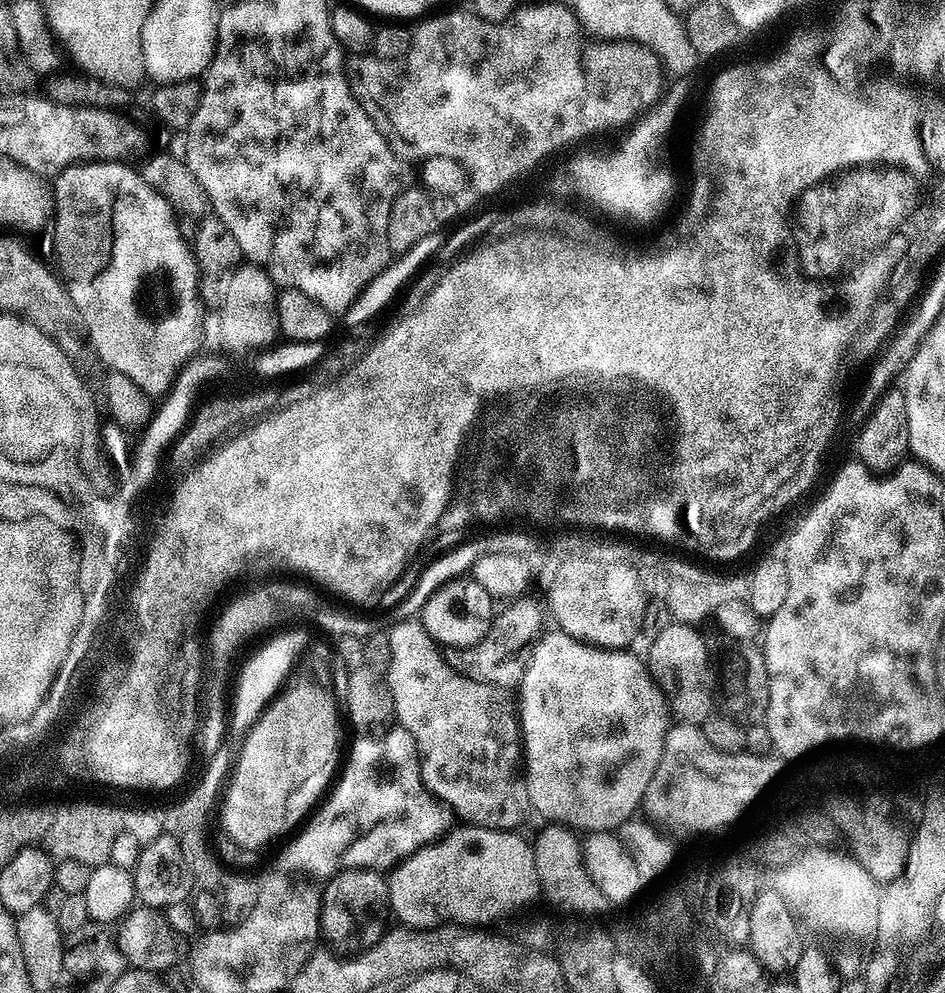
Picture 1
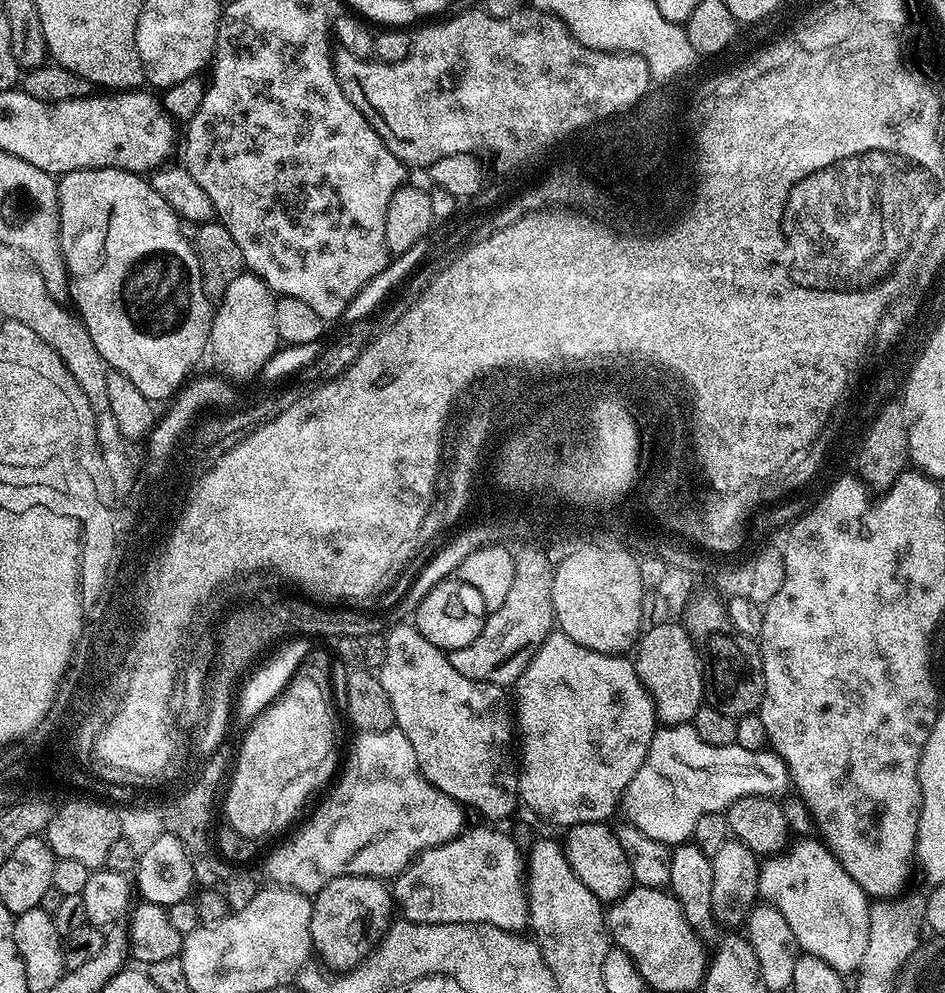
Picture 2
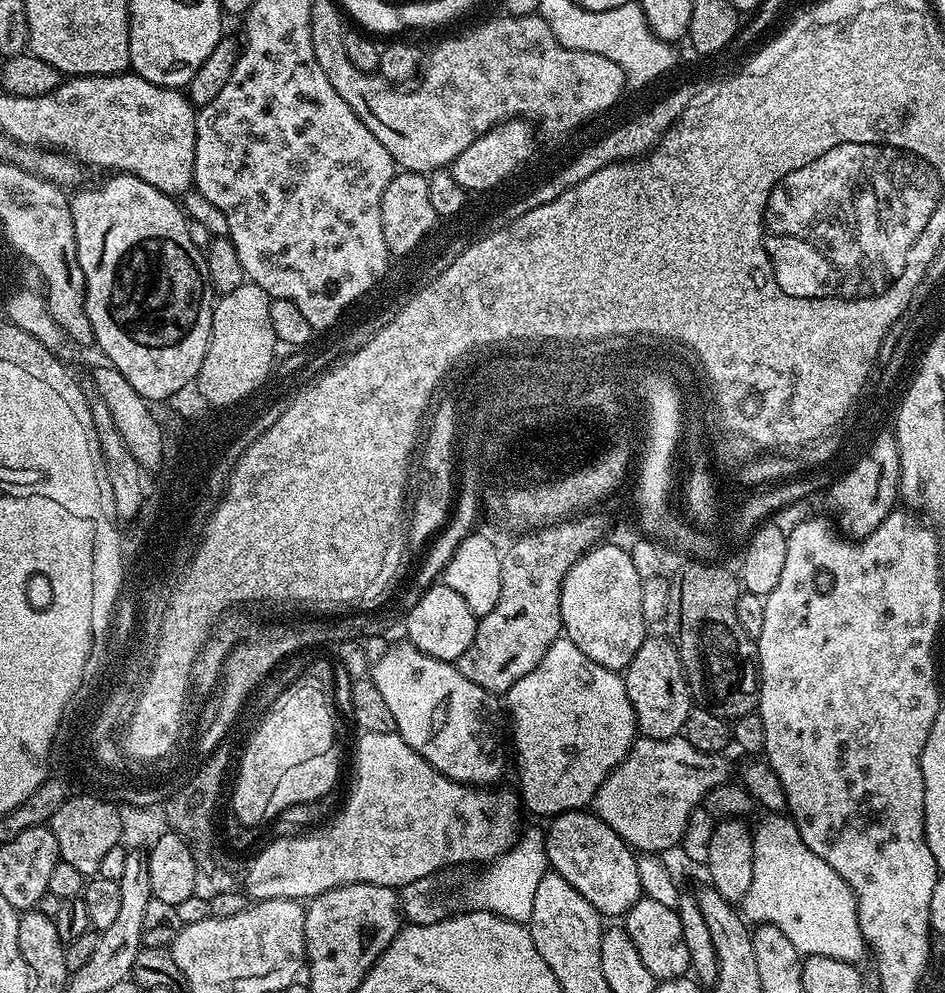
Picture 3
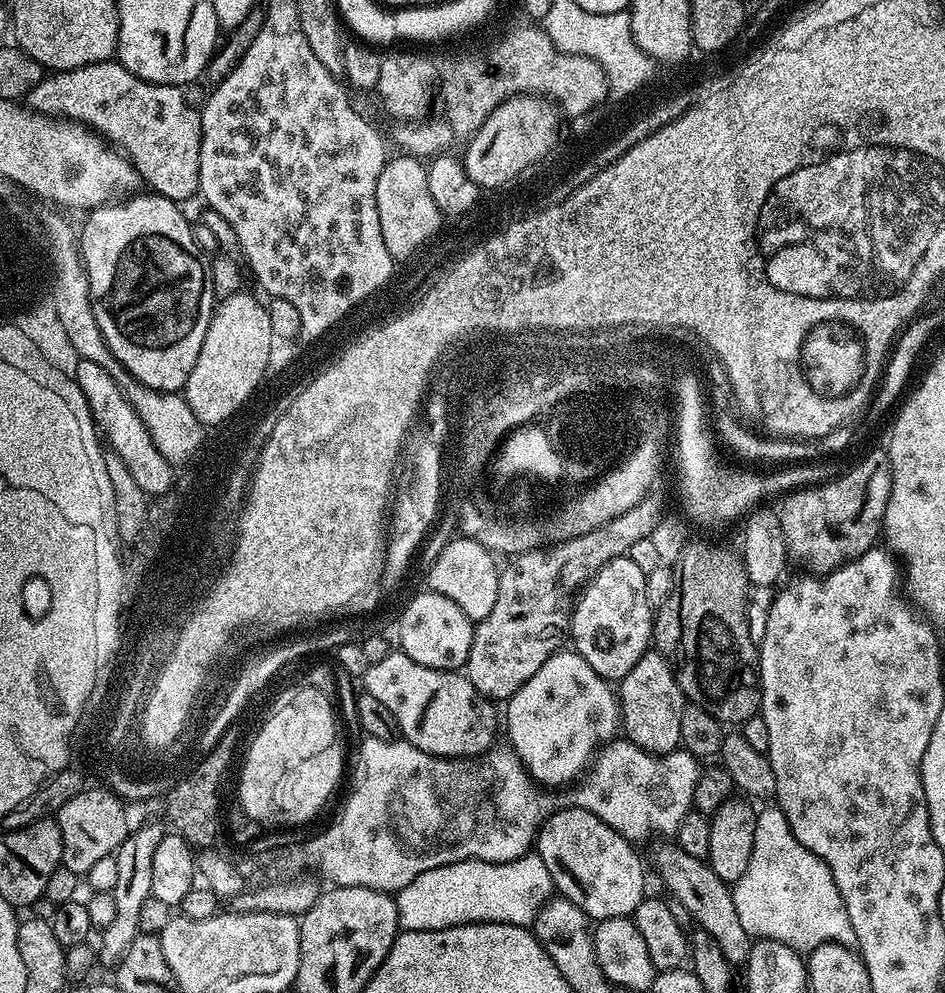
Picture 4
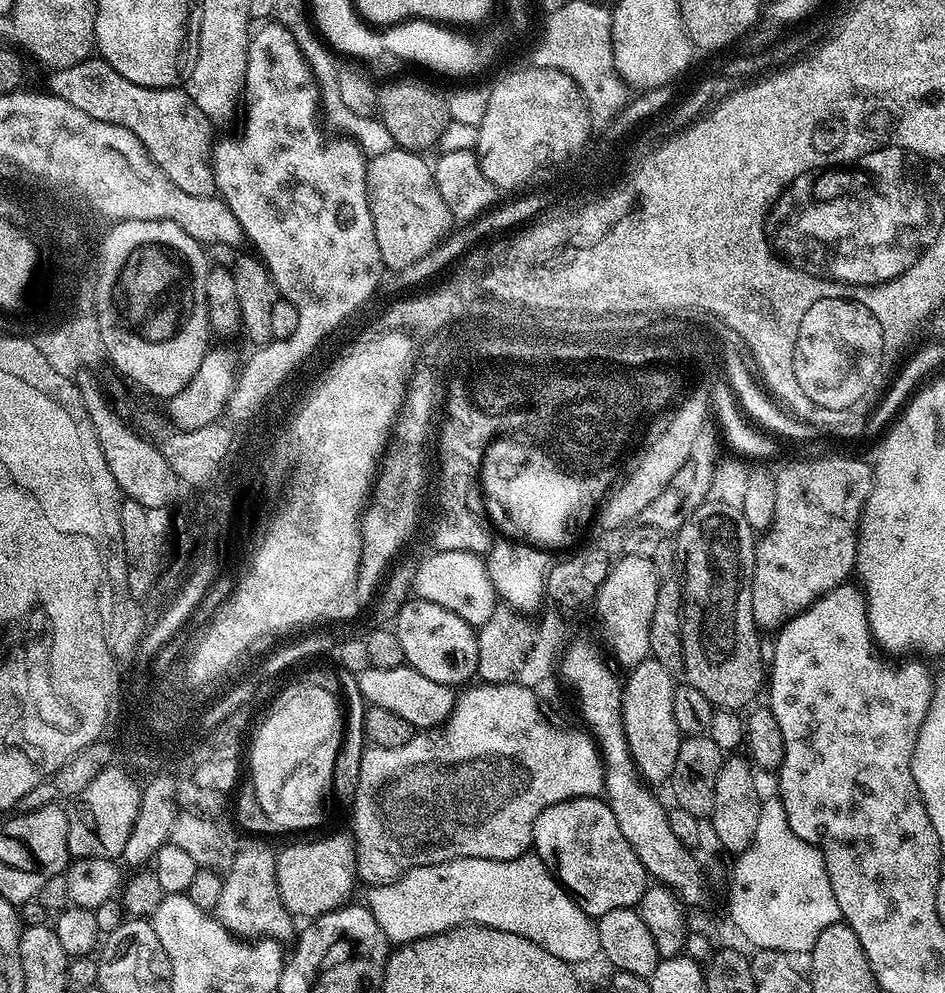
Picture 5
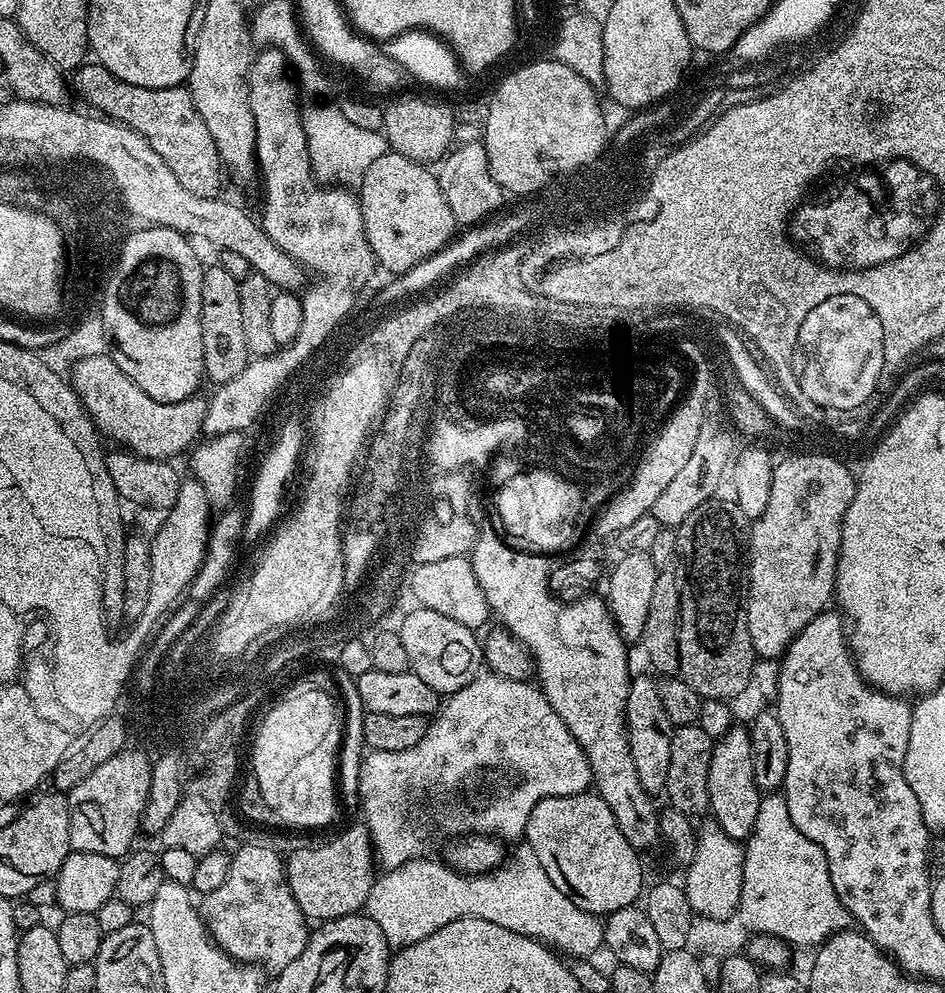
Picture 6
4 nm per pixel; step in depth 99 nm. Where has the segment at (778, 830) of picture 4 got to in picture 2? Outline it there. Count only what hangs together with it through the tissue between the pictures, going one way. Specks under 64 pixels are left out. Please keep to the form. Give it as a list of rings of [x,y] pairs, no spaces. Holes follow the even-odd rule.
[[[819,839],[800,840],[792,849],[773,854],[760,865],[759,895],[767,903],[773,904],[790,922],[790,930],[794,930],[794,938],[807,955],[822,958],[835,971],[849,974],[856,967],[865,963],[867,954],[867,935],[872,930],[870,923],[870,898],[846,874],[846,870],[834,858],[834,854]]]

